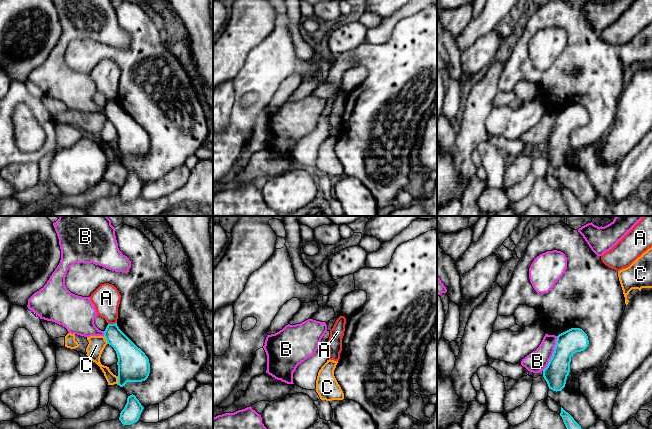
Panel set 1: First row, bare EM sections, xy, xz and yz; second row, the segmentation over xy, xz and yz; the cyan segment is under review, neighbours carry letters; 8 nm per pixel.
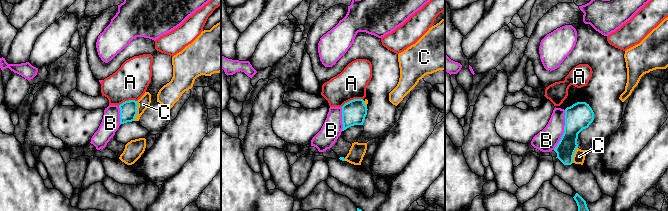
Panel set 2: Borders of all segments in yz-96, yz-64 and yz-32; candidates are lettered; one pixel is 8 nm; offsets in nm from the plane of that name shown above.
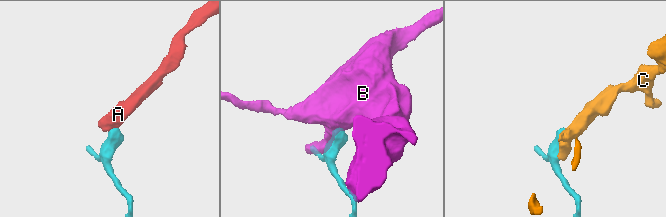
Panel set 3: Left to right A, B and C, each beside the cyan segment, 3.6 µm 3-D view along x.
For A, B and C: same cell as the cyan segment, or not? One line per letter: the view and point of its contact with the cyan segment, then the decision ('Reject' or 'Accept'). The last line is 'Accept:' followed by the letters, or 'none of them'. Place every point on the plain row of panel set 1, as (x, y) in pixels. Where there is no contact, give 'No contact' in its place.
A: Touches cyan at xy (112, 100). Reject
B: Touches cyan at yz (553, 129). Reject
C: Touches cyan at xy (118, 156). Reject
Accept: none of them

